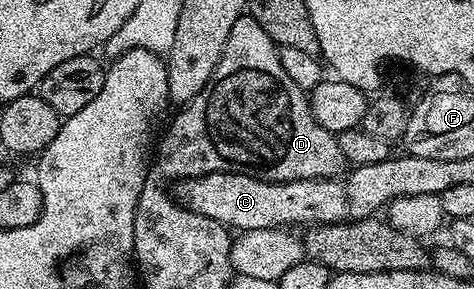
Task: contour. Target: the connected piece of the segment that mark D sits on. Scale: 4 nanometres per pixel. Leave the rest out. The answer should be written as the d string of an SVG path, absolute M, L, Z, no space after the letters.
M241 19L234 23L234 31L230 31L230 39L226 39L224 58L218 63L218 67L214 71L212 78L209 79L208 85L202 87L202 91L198 91L198 95L194 95L194 99L183 106L179 112L180 114L169 123L168 130L164 133L164 138L161 141L159 138L158 149L160 145L160 154L157 157L155 154L154 157L154 169L156 165L157 171L164 177L187 179L190 177L201 177L207 173L238 173L262 178L264 181L302 181L308 178L336 179L345 172L346 162L342 155L342 147L337 134L326 131L326 127L322 127L316 122L305 90L300 89L298 83L294 83L294 79L290 79L290 75L286 75L286 71L280 62L276 42L270 39L270 35L266 35L266 31L262 31L262 27L257 21Z

